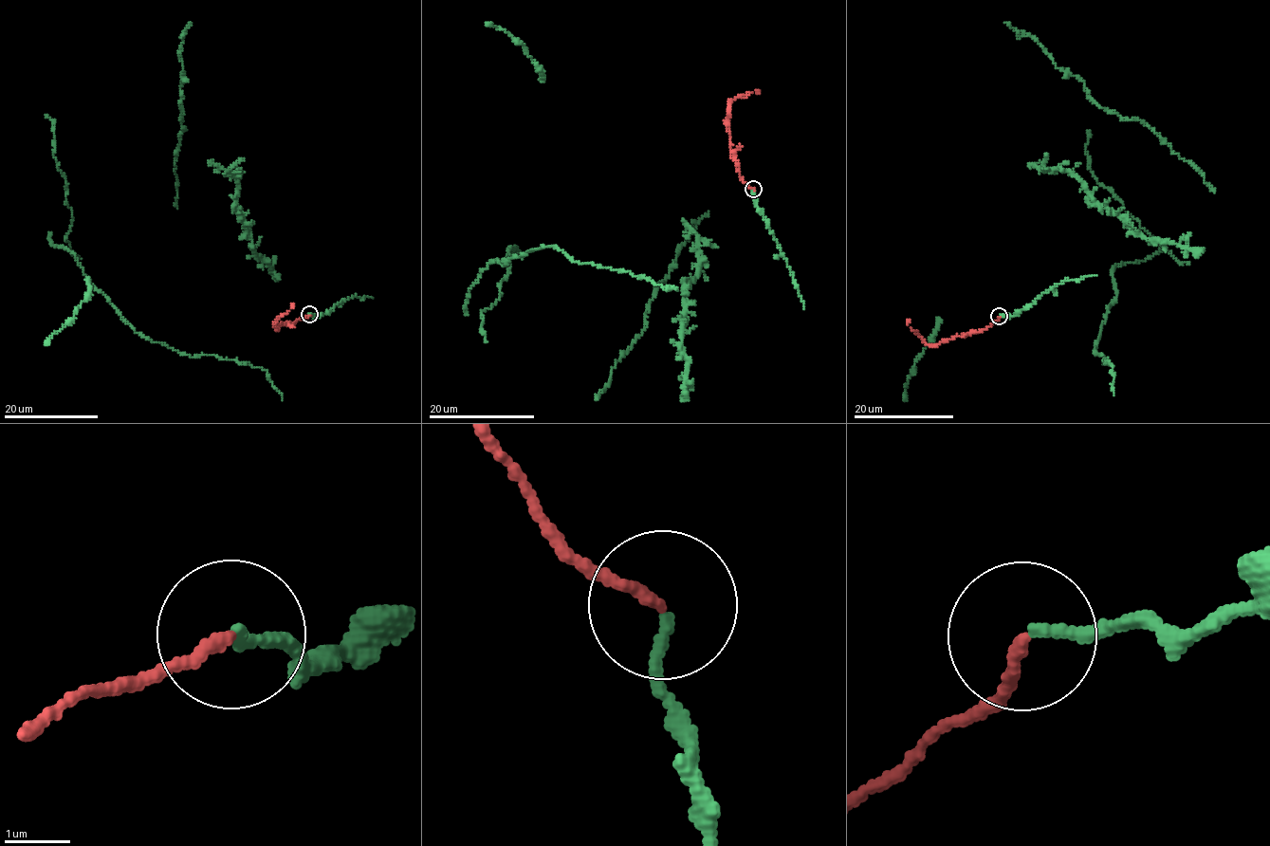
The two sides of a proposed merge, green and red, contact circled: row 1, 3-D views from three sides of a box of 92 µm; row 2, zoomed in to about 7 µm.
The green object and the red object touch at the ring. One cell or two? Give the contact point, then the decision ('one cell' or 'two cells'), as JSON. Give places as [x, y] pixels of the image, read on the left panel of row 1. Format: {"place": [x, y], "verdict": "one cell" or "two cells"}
{"place": [309, 314], "verdict": "one cell"}

